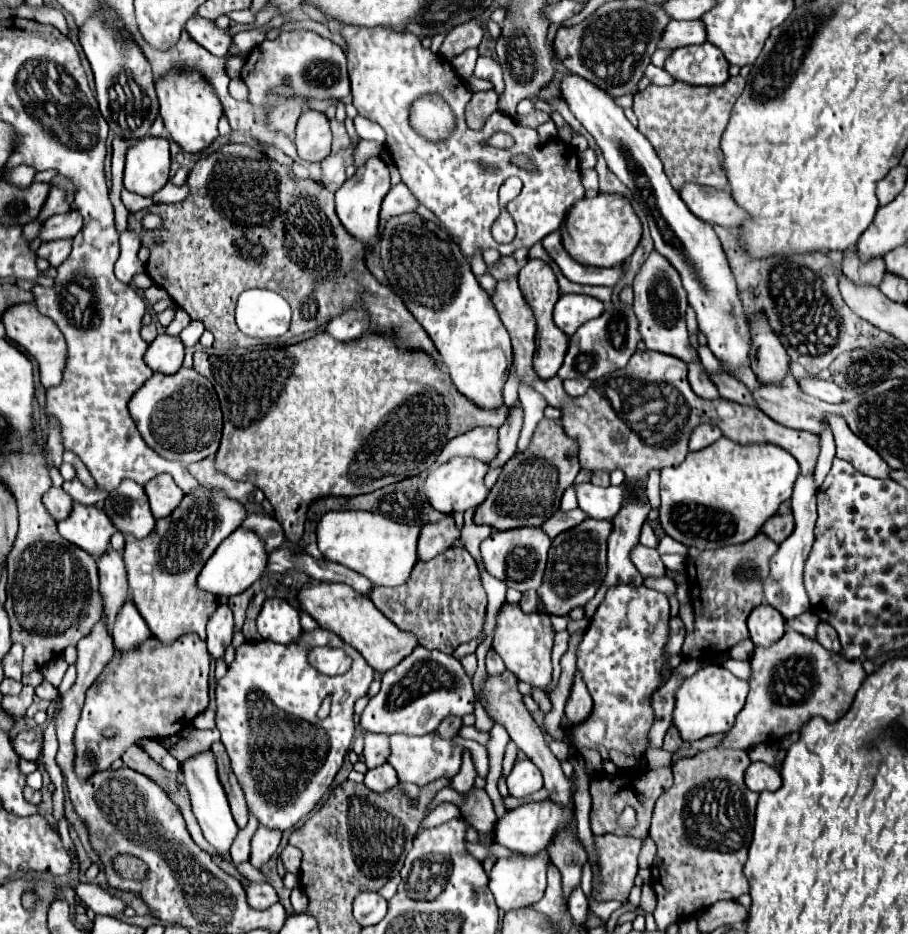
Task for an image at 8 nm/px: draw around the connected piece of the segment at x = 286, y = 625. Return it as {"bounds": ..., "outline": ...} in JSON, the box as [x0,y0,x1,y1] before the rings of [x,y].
{"bounds":[256,597,302,643],"outline":[[[276,597],[264,601],[256,625],[262,639],[274,643],[292,643],[292,639],[298,639],[302,631],[298,611],[288,601]]]}

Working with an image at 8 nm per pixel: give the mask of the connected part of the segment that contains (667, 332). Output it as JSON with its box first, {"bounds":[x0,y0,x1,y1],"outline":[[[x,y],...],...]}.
{"bounds":[632,251,698,363],"outline":[[[652,251],[648,261],[642,265],[640,273],[636,275],[632,289],[634,289],[632,309],[640,323],[638,329],[646,347],[652,351],[674,355],[684,363],[698,361],[698,353],[690,347],[690,341],[688,341],[686,319],[684,319],[688,303],[686,303],[686,291],[680,283],[678,271],[658,251]]]}

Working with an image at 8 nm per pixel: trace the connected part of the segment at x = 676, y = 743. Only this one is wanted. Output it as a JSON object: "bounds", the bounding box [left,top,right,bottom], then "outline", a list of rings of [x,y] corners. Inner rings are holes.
{"bounds":[664,725,682,753],"outline":[[[672,725],[672,727],[668,729],[666,737],[664,737],[664,749],[666,749],[666,751],[670,751],[670,753],[674,753],[674,751],[678,751],[678,749],[680,749],[680,745],[682,745],[680,733],[678,733],[678,729]]]}

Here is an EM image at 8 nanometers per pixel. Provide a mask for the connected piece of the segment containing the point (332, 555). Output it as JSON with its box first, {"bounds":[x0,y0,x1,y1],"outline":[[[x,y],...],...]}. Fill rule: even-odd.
{"bounds":[316,511,420,587],"outline":[[[328,511],[320,519],[316,535],[318,549],[322,551],[324,559],[368,577],[374,585],[398,587],[410,579],[410,573],[418,563],[420,527],[404,521],[392,521],[380,513]]]}

